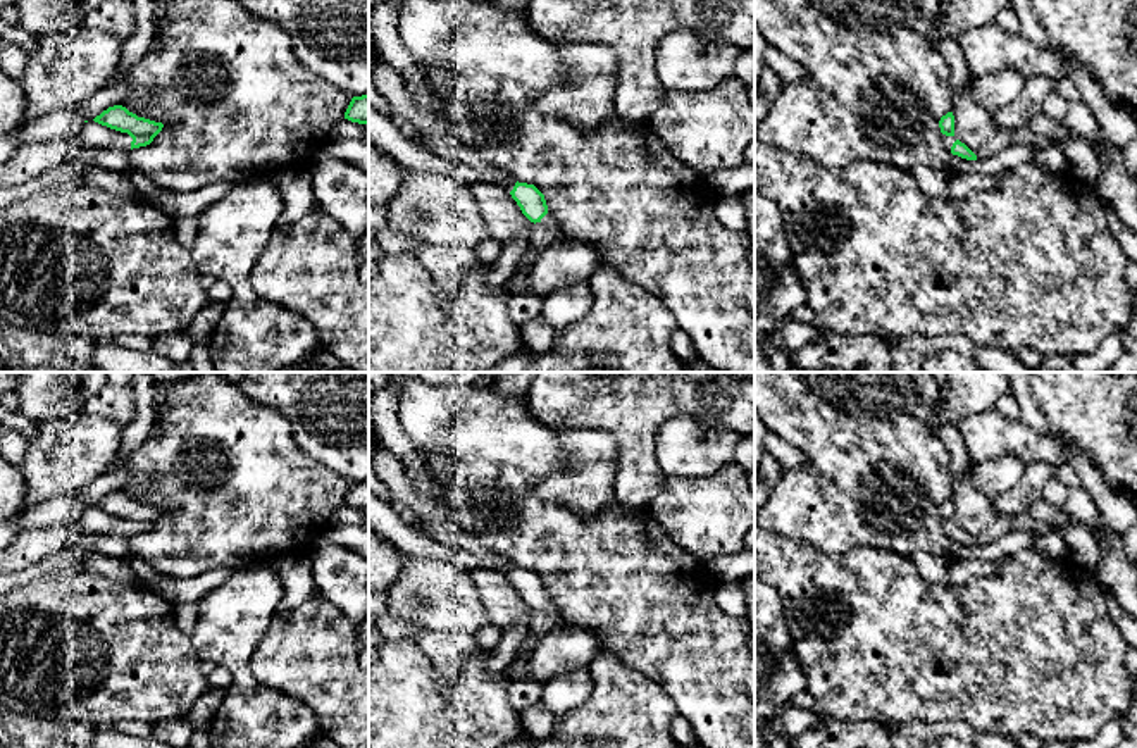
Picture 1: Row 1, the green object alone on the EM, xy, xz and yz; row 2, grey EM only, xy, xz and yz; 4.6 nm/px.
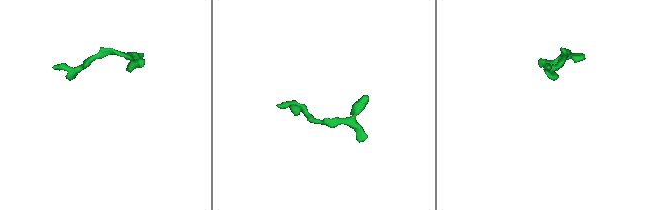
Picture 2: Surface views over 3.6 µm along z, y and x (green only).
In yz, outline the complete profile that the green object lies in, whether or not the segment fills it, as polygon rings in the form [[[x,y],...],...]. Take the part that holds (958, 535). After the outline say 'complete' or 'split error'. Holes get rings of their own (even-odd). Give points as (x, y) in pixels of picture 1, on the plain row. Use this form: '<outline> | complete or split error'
[[[948,498],[941,503],[939,514],[942,519],[942,527],[946,534],[951,536],[953,541],[958,541],[966,546],[977,546],[977,541],[954,522],[954,502],[953,498]]] | split error

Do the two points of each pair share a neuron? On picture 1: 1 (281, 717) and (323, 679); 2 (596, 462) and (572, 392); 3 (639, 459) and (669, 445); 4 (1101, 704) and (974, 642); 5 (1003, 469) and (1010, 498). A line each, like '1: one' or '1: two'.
1: two
2: two
3: two
4: one
5: two

